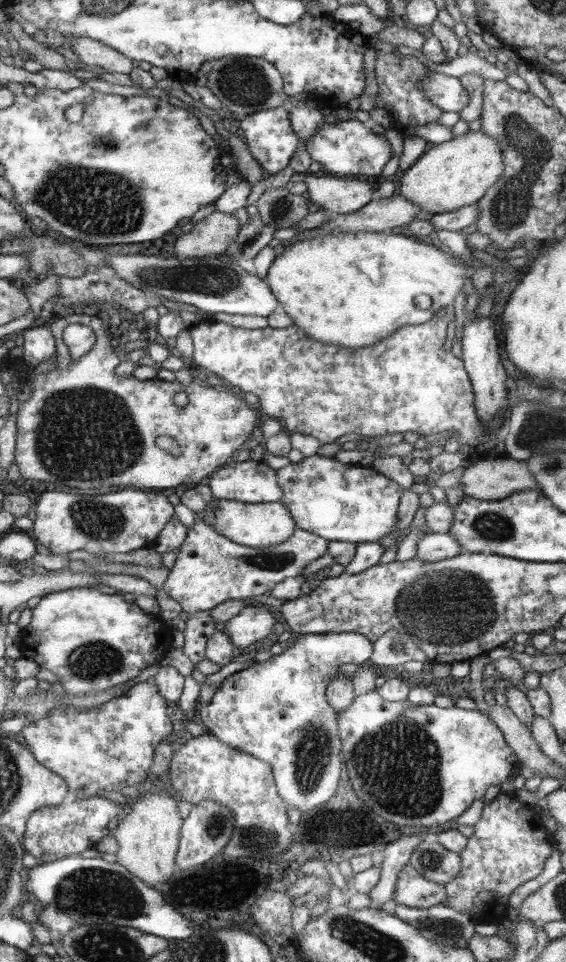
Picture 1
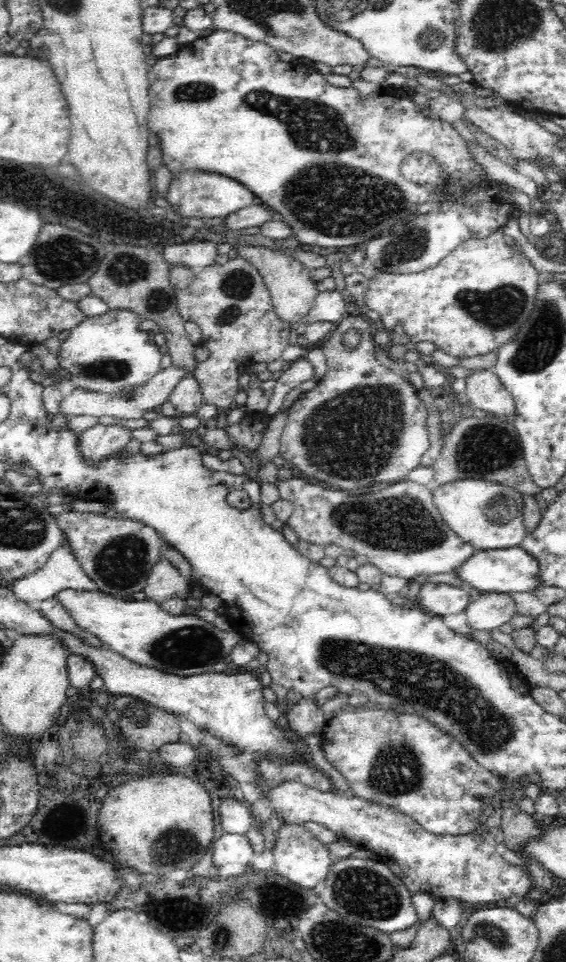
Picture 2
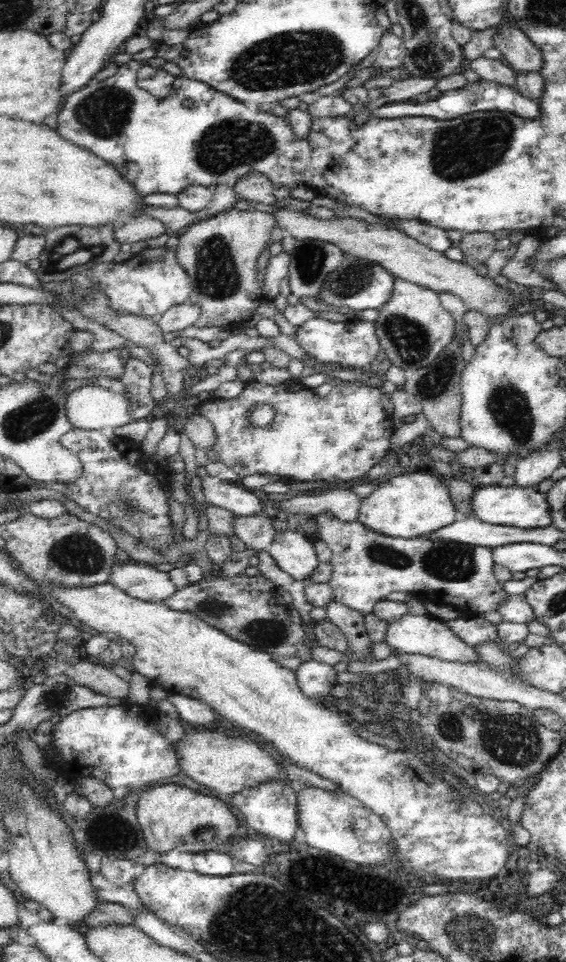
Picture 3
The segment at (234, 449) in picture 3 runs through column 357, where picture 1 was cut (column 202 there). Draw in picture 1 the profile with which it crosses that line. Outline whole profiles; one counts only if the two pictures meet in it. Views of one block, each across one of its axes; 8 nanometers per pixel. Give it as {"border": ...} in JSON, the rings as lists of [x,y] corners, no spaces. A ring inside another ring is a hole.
{"border":[[[75,312],[53,322],[49,329],[56,341],[57,365],[48,373],[40,373],[34,379],[30,374],[22,386],[32,389],[30,400],[19,404],[17,462],[24,479],[44,482],[64,482],[72,488],[98,488],[96,494],[117,492],[118,488],[170,489],[180,485],[198,486],[220,468],[228,465],[234,452],[252,438],[252,430],[260,425],[260,414],[250,403],[236,398],[230,390],[189,383],[188,386],[159,378],[139,380],[133,375],[118,376],[116,367],[120,356],[110,344],[108,332],[100,315]],[[68,324],[88,325],[96,335],[92,350],[78,360],[72,358],[63,341],[63,330]],[[158,436],[170,436],[180,448],[179,456],[156,446]]]}

